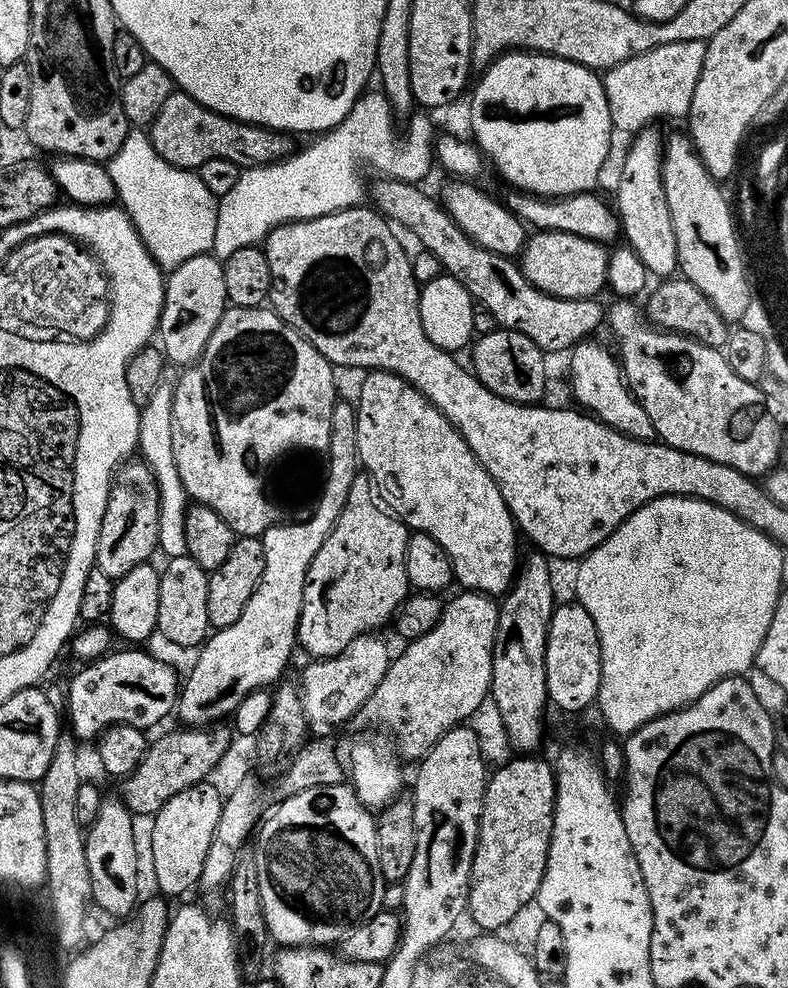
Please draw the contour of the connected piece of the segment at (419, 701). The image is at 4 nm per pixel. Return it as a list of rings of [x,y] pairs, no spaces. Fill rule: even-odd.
[[[464,590],[443,605],[440,621],[426,633],[409,639],[400,653],[391,657],[378,690],[364,703],[362,716],[370,723],[380,723],[400,743],[400,752],[406,759],[419,762],[442,738],[445,731],[463,725],[478,709],[492,687],[492,651],[500,609],[493,597],[482,592]]]

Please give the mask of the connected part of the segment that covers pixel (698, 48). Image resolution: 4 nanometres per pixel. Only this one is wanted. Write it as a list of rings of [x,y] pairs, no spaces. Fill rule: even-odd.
[[[703,40],[661,44],[609,69],[603,81],[613,127],[619,133],[635,134],[663,114],[685,117],[693,101],[706,48],[707,43]]]

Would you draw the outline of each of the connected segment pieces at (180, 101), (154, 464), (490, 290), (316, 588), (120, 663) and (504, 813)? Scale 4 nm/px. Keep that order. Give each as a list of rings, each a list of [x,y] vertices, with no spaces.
[[[173,90],[166,98],[166,102],[162,102],[162,110],[158,110],[158,114],[152,119],[150,125],[150,139],[154,150],[158,150],[163,160],[189,170],[199,169],[200,164],[210,158],[226,158],[241,166],[271,164],[273,161],[288,156],[290,152],[289,137],[285,133],[261,128],[259,124],[248,124],[245,120],[233,120],[230,116],[214,112],[205,104],[199,104],[193,96],[189,96],[183,90]]]
[[[166,368],[163,378],[151,398],[141,407],[139,418],[139,442],[137,449],[142,454],[143,463],[147,466],[156,482],[159,496],[159,538],[157,545],[159,551],[164,552],[167,559],[187,555],[185,516],[188,505],[188,495],[180,480],[172,452],[172,416],[173,394],[180,384],[181,375],[172,368]]]
[[[389,178],[380,181],[381,184],[376,188],[379,211],[389,221],[409,228],[424,243],[421,245],[427,251],[435,252],[443,271],[462,282],[475,303],[485,304],[490,314],[494,314],[499,327],[513,328],[516,332],[526,334],[526,338],[533,340],[546,354],[552,354],[564,351],[567,353],[580,341],[589,339],[599,324],[605,323],[606,308],[599,304],[599,299],[575,300],[543,292],[528,280],[515,259],[476,244],[451,220],[437,201],[436,205],[430,197],[420,196],[420,188],[415,183]]]
[[[358,474],[350,486],[346,506],[341,510],[340,517],[330,530],[326,542],[322,542],[318,554],[314,554],[306,574],[302,610],[300,620],[296,624],[296,638],[299,647],[309,652],[309,657],[337,656],[339,652],[346,650],[346,646],[350,646],[350,642],[357,636],[375,633],[380,630],[376,628],[382,627],[387,620],[389,623],[396,616],[410,592],[404,565],[409,535],[409,529],[404,521],[393,515],[391,511],[385,510],[374,499],[369,477]]]
[[[109,651],[107,656],[88,662],[69,684],[66,684],[68,720],[72,732],[81,741],[91,741],[109,724],[129,724],[151,729],[151,724],[173,715],[178,704],[178,676],[168,664],[163,664],[148,652]]]
[[[520,754],[497,767],[487,777],[484,801],[479,816],[479,840],[473,854],[472,866],[467,876],[467,911],[482,930],[500,930],[518,914],[522,906],[536,899],[546,858],[550,850],[552,811],[556,805],[556,770],[551,763],[539,760],[536,754]]]

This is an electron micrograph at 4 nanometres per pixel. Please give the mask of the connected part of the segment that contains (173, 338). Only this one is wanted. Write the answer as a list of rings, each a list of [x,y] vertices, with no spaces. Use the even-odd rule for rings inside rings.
[[[212,254],[186,258],[186,262],[167,273],[158,340],[169,365],[188,366],[199,357],[226,311],[227,298],[224,265]]]

